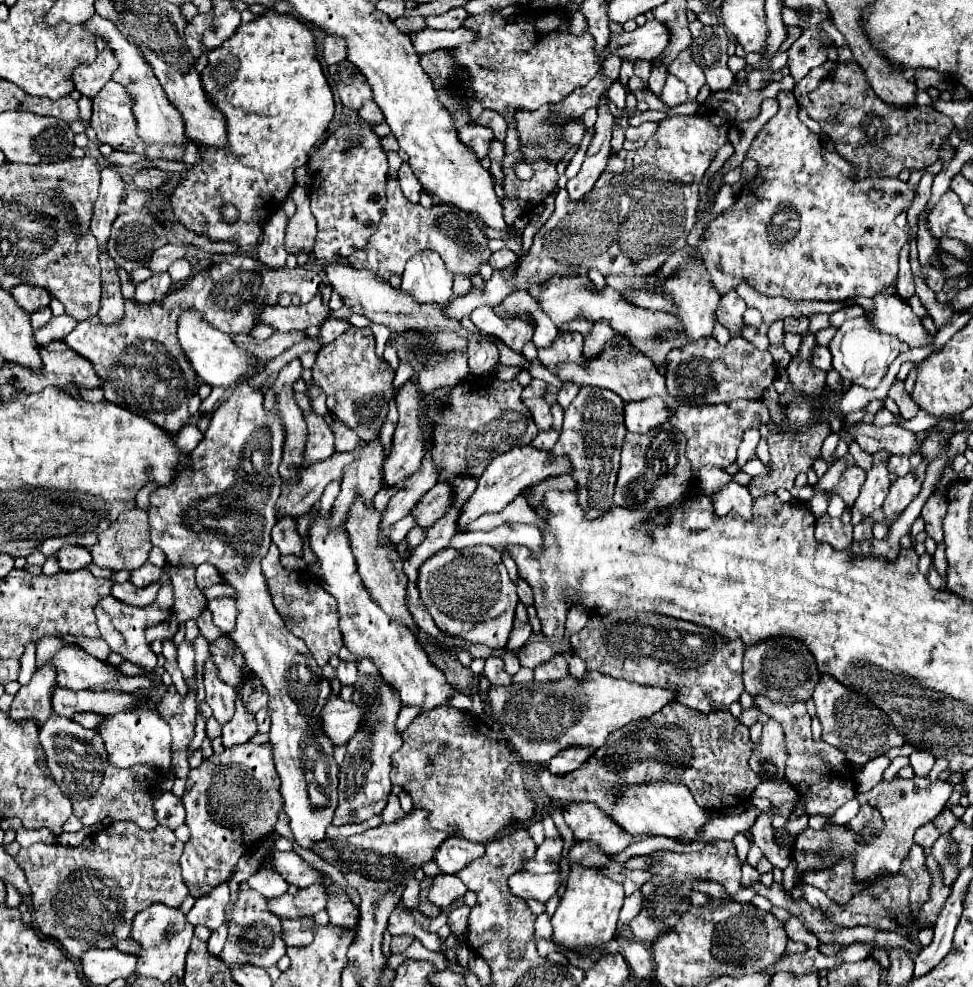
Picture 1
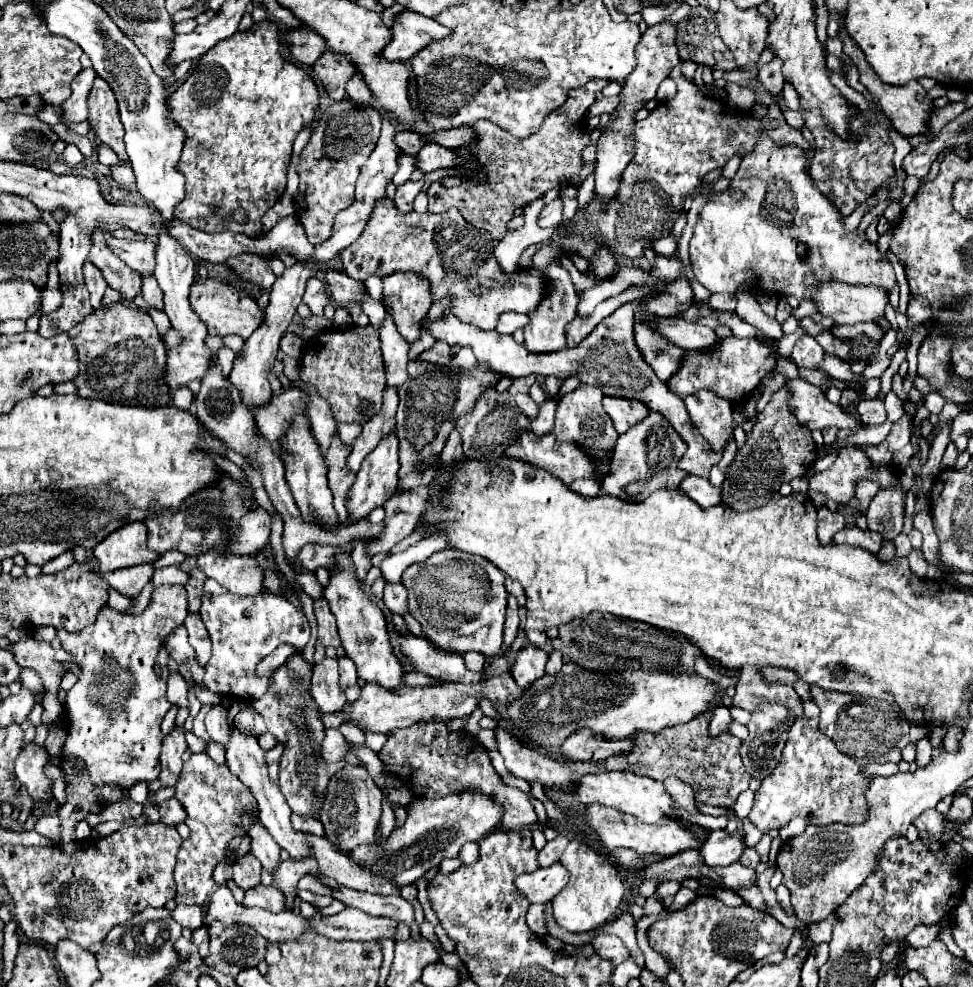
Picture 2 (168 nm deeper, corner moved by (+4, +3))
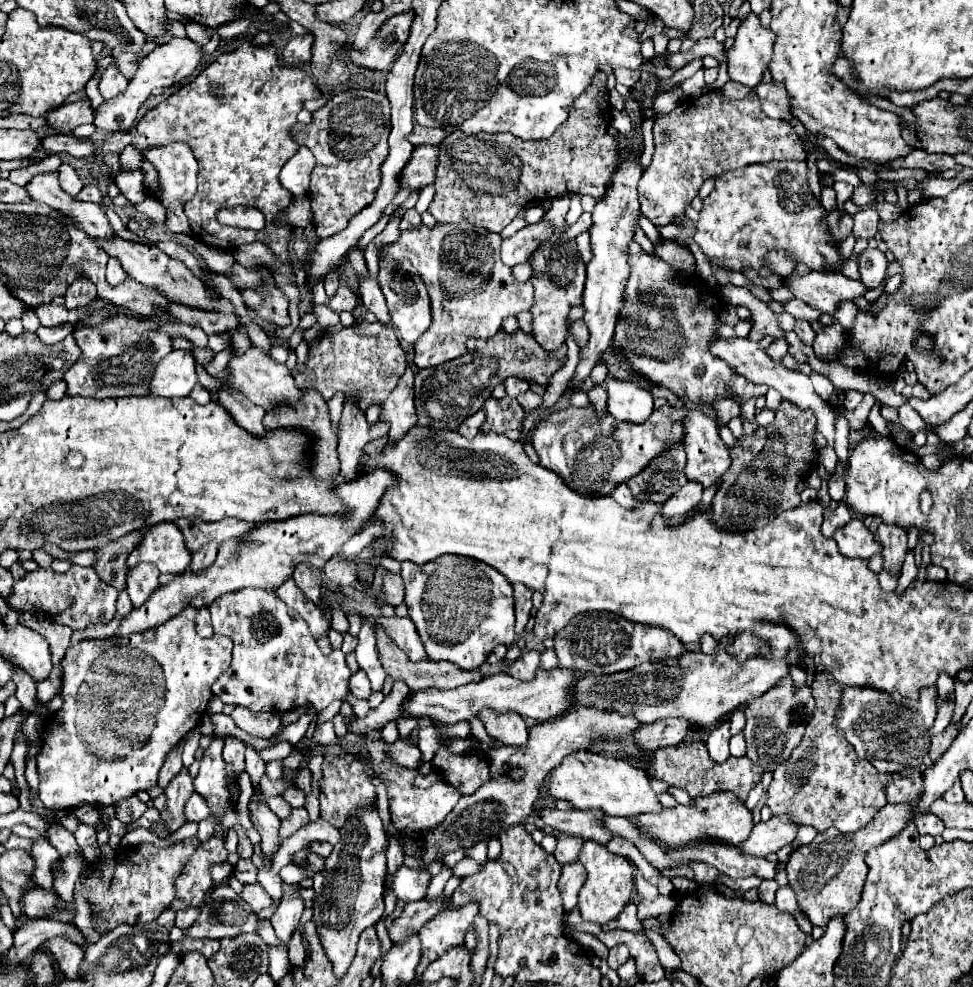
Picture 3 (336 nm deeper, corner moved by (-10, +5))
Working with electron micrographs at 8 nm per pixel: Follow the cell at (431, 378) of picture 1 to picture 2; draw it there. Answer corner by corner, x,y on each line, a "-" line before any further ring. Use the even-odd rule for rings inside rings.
396,272
382,278
382,304
390,308
396,330
408,343
418,338
418,326
432,306
428,280
414,272

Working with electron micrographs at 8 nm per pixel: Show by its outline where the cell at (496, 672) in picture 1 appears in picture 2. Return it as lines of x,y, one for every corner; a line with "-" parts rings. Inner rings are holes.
412,634
402,636
400,652
410,660
416,672
432,676
440,682
462,682
462,684
480,682
480,674
466,670
460,654
440,652
420,636
412,636

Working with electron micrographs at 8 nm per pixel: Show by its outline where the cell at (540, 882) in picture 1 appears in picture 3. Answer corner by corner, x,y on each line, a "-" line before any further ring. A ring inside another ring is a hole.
572,862
572,864
562,866
558,888
560,888
562,902
564,902
566,910
572,910
576,906
576,896
578,896
578,890
582,888
584,880
586,880
586,870
580,862

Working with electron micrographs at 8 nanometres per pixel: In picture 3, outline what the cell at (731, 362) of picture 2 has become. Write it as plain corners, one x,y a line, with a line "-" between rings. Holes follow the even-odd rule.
778,338
778,340
770,342
770,346
766,348
766,354
768,354
772,360
780,362
786,354
790,354
790,352
788,352
788,342
786,342
784,338

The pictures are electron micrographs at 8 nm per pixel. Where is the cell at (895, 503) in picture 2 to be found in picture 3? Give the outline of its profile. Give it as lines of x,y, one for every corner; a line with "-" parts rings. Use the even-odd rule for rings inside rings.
882,522
878,526
878,532
874,538
884,546
882,556
884,556
884,570
890,572
900,572
900,566
904,562
906,550
908,550
908,532
900,524
888,524

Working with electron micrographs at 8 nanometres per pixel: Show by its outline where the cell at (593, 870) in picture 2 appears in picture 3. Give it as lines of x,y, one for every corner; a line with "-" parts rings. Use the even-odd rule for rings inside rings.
586,840
580,850
580,862
584,864
588,878
578,894
578,910
586,922
594,924
608,924
610,920
618,918
624,906
630,902
634,890
634,864
628,862
624,856
608,852
604,846
596,844
594,840

